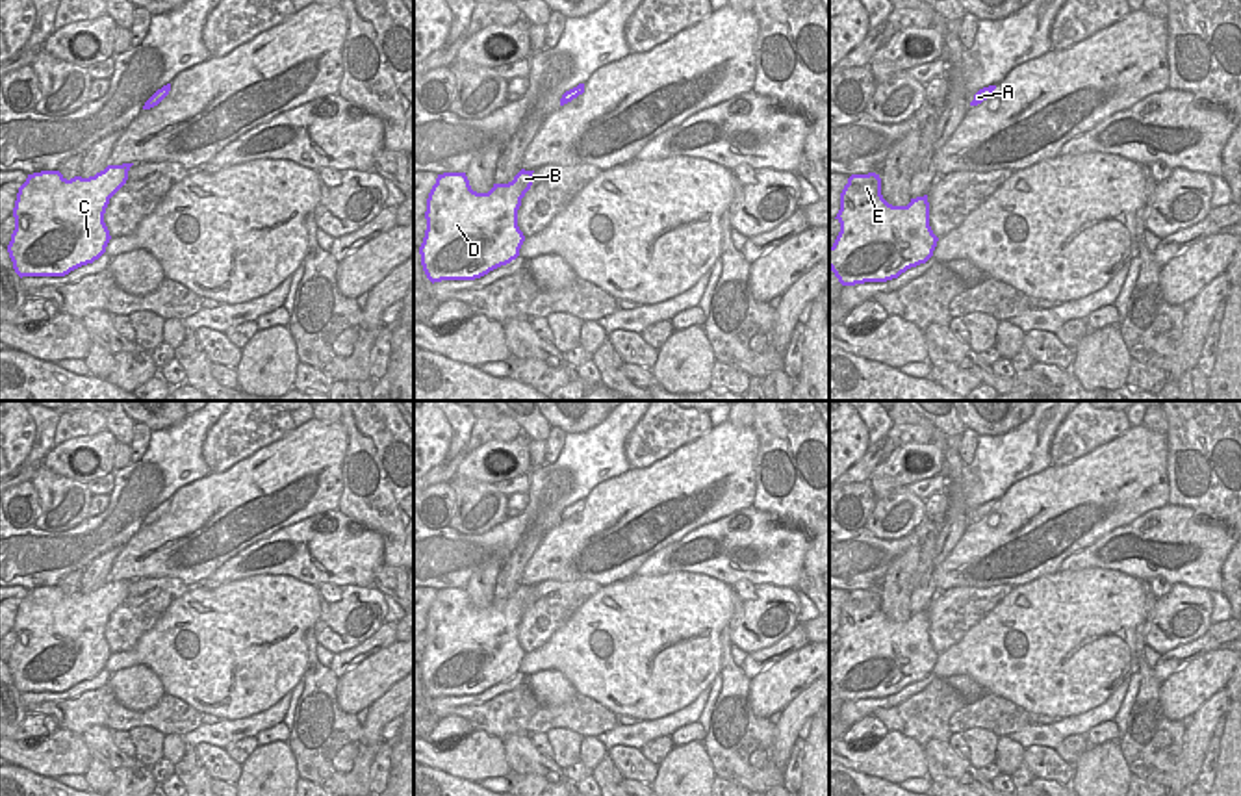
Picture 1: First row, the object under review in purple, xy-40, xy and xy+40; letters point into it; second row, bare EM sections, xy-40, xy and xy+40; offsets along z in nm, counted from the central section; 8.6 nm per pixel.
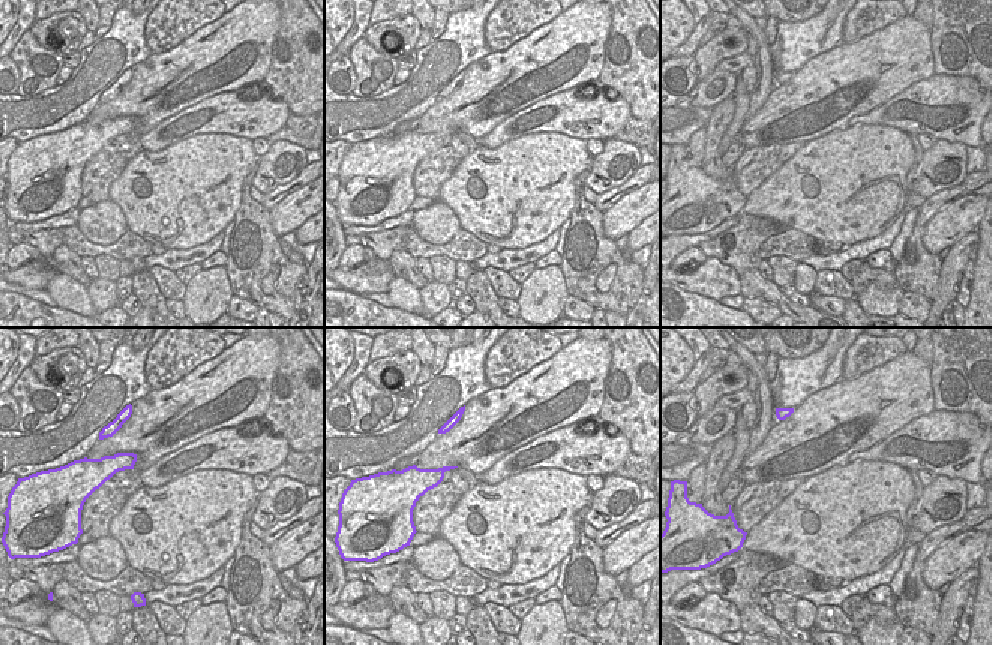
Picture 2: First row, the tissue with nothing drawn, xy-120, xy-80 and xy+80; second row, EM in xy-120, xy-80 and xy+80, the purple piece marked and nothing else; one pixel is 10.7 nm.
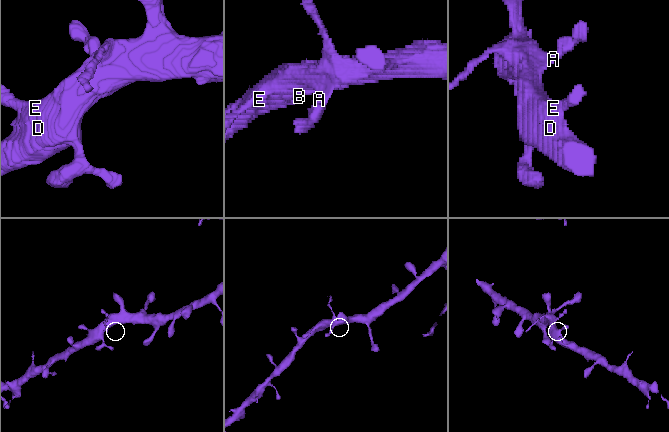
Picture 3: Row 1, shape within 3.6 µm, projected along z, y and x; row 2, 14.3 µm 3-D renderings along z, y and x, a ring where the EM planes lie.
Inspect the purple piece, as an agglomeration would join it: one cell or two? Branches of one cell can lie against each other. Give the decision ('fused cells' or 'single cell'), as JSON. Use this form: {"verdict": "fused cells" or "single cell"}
{"verdict": "single cell"}

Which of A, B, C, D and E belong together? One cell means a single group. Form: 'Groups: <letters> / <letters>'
Groups: A B C D E

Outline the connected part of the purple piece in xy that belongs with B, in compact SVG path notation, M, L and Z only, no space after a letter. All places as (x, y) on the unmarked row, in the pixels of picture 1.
M521 584L512 597L493 599L488 609L473 607L466 588L438 590L427 614L427 646L419 662L423 687L432 700L475 696L519 672L525 651L518 642L518 625L532 601L532 588Z

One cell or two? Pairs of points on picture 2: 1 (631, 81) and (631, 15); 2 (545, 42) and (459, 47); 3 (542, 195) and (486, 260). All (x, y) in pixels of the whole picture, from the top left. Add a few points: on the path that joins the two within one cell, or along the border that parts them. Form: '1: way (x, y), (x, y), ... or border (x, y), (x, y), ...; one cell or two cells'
1: way (632, 65), (632, 32); one cell
2: border (491, 51), (464, 68); two cells
3: border (536, 242), (523, 248), (502, 249); two cells

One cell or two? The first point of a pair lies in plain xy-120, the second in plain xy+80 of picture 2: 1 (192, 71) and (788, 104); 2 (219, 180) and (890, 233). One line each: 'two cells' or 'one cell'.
1: one cell
2: two cells

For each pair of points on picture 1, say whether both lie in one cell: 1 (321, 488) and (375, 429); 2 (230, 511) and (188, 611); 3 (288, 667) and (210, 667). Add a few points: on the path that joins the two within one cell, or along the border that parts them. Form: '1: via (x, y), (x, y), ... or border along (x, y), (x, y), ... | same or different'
1: border along (340, 423), (345, 433), (345, 457), (336, 507) | different
2: border along (199, 583), (190, 587) | different
3: via (269, 667), (229, 667) | same

